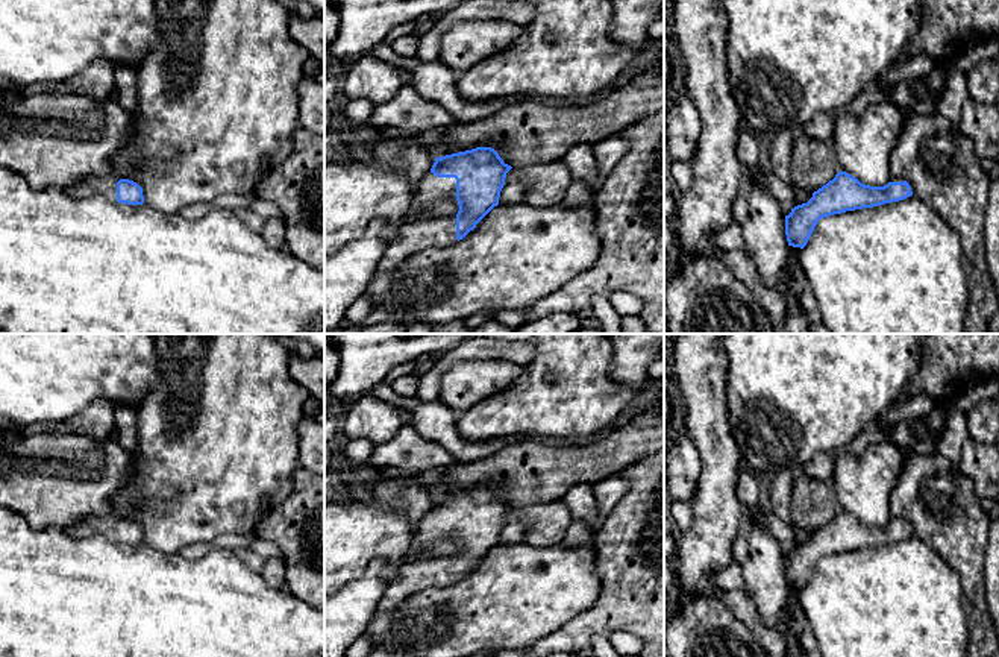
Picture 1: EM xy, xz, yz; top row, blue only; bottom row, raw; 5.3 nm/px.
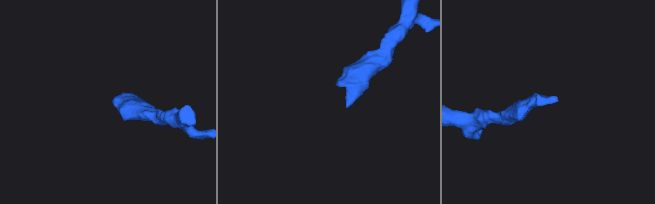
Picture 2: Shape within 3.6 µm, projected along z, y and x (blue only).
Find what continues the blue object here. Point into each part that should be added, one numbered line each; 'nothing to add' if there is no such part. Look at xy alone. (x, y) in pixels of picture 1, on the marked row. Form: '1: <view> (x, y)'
1: xy (105, 185)

